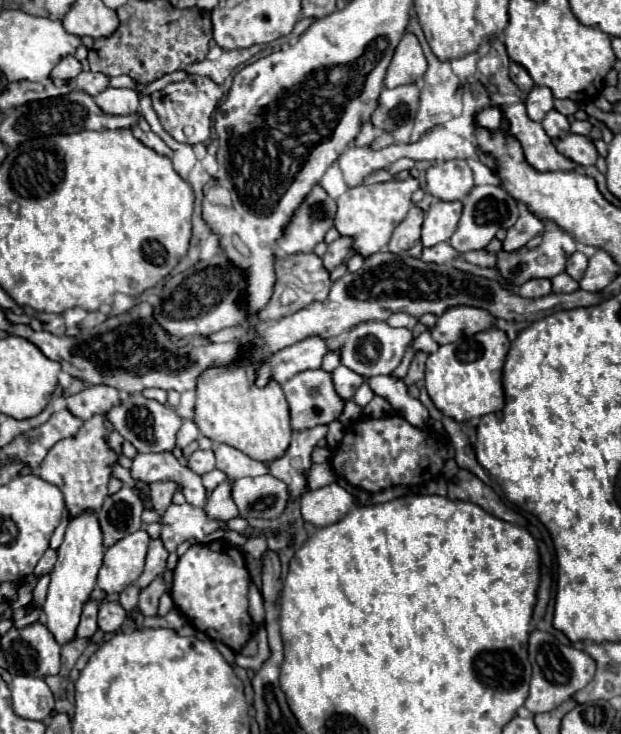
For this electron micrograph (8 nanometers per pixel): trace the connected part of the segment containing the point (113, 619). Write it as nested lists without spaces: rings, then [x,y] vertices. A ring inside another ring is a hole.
[[[104,601],[100,603],[100,613],[98,613],[98,629],[104,633],[114,633],[122,621],[126,619],[126,611],[118,601]]]

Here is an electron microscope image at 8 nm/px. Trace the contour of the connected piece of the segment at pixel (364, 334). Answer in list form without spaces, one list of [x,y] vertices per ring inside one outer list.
[[[384,321],[360,323],[350,331],[346,343],[342,345],[342,365],[350,367],[352,371],[360,373],[362,377],[388,375],[400,365],[404,351],[411,343],[412,331],[408,331],[408,329],[394,329]]]

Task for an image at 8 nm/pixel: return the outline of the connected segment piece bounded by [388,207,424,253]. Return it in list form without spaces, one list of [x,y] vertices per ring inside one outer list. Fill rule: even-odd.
[[[412,207],[408,211],[408,215],[404,217],[404,221],[394,229],[390,243],[388,243],[388,249],[392,253],[408,251],[420,239],[422,221],[424,221],[424,211],[420,207]]]

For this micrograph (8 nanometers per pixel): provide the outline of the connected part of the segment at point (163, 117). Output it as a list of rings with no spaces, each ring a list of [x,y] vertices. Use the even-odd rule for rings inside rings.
[[[188,75],[180,83],[170,83],[162,91],[150,95],[152,109],[156,111],[160,125],[180,143],[202,143],[210,137],[210,117],[218,107],[222,97],[222,87],[216,85],[212,79],[202,75]],[[190,129],[190,133],[188,133]]]

